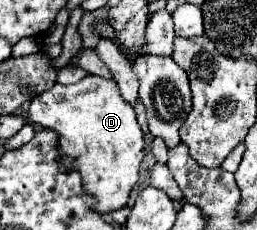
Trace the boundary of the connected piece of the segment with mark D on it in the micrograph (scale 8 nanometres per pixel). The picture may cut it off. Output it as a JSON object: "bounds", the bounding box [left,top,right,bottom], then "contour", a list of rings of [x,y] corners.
{"bounds":[29,74,145,214],"contour":[[[89,74],[77,84],[69,84],[69,86],[55,84],[51,90],[33,98],[29,106],[29,120],[31,124],[53,130],[57,134],[57,152],[59,152],[61,168],[75,170],[81,174],[85,194],[95,198],[93,210],[97,210],[99,214],[109,214],[109,212],[125,208],[129,194],[139,180],[139,164],[145,156],[145,138],[137,124],[133,106],[129,106],[121,98],[119,88],[113,80],[105,80],[105,78]]]}

